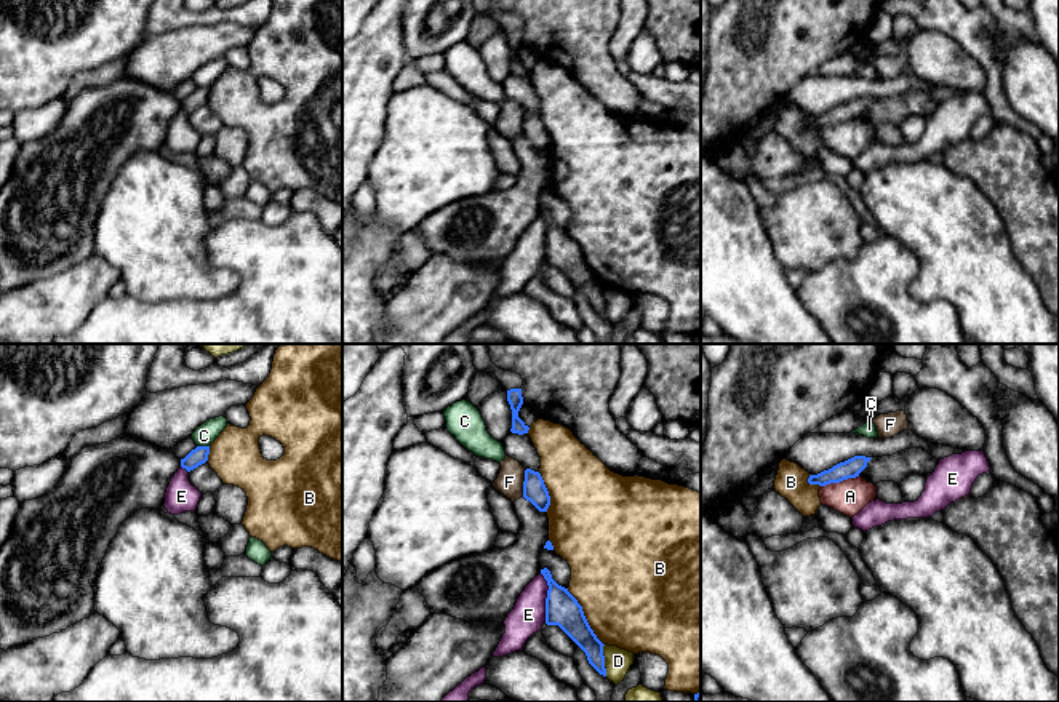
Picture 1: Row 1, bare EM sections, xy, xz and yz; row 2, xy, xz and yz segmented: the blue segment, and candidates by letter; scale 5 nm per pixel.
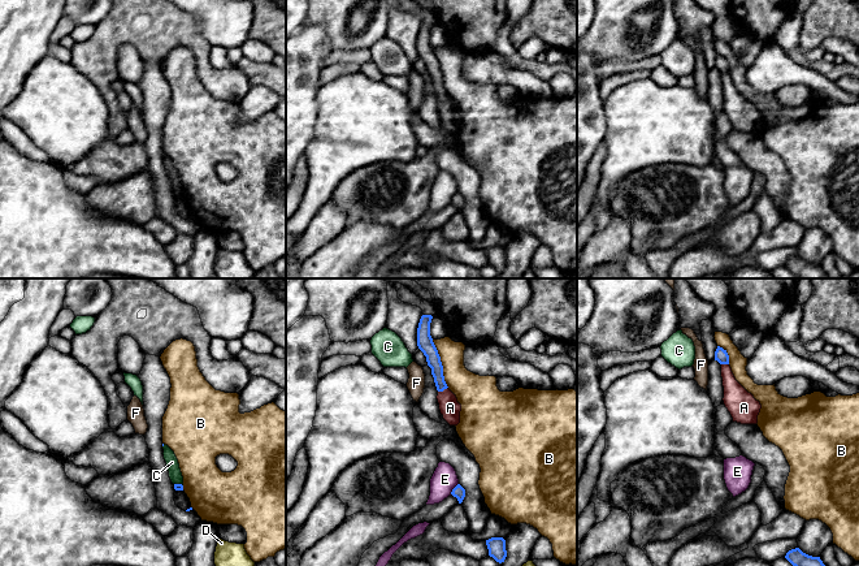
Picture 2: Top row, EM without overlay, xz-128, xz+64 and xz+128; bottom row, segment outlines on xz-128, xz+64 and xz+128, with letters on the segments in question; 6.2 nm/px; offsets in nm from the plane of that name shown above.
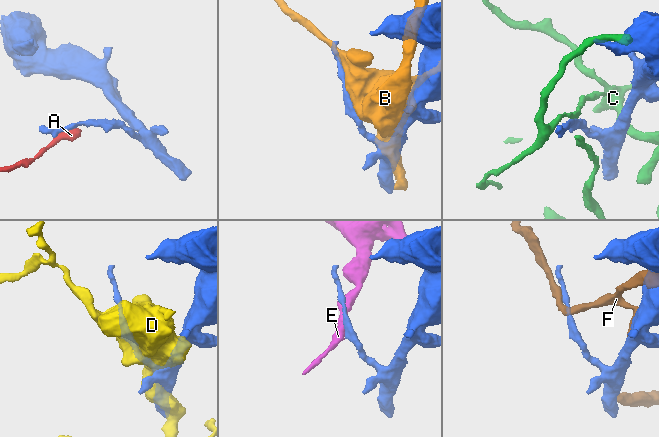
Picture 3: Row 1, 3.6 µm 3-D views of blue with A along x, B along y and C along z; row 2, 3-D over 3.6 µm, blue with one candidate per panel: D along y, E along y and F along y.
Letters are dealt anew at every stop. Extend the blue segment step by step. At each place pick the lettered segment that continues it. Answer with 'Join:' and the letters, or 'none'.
Join: none

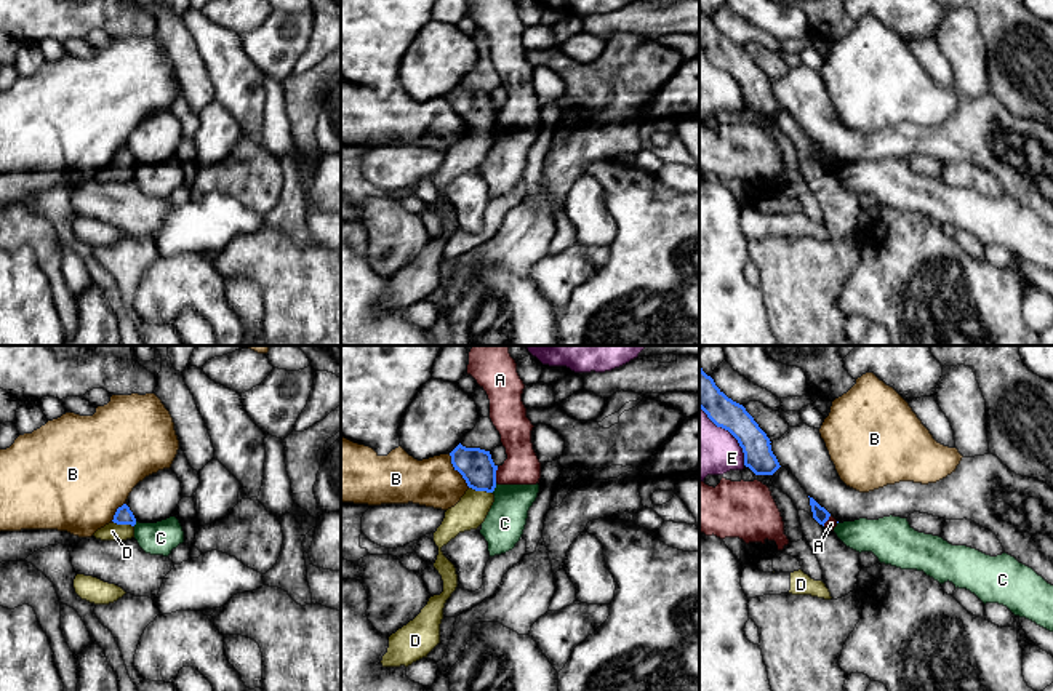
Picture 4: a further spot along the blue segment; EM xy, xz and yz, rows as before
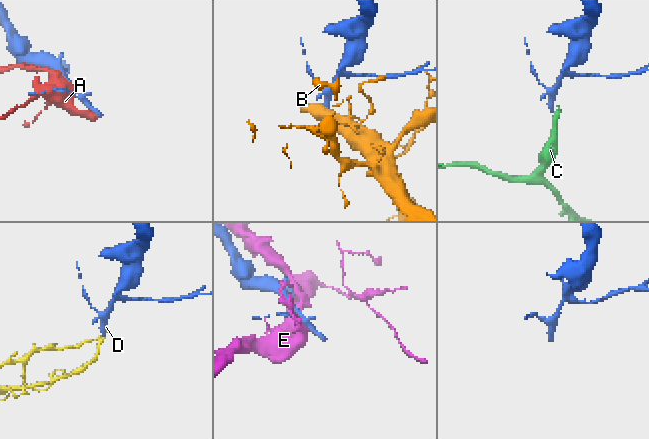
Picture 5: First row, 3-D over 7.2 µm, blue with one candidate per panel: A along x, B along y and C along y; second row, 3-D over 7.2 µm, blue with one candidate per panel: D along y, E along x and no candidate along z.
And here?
Join: D

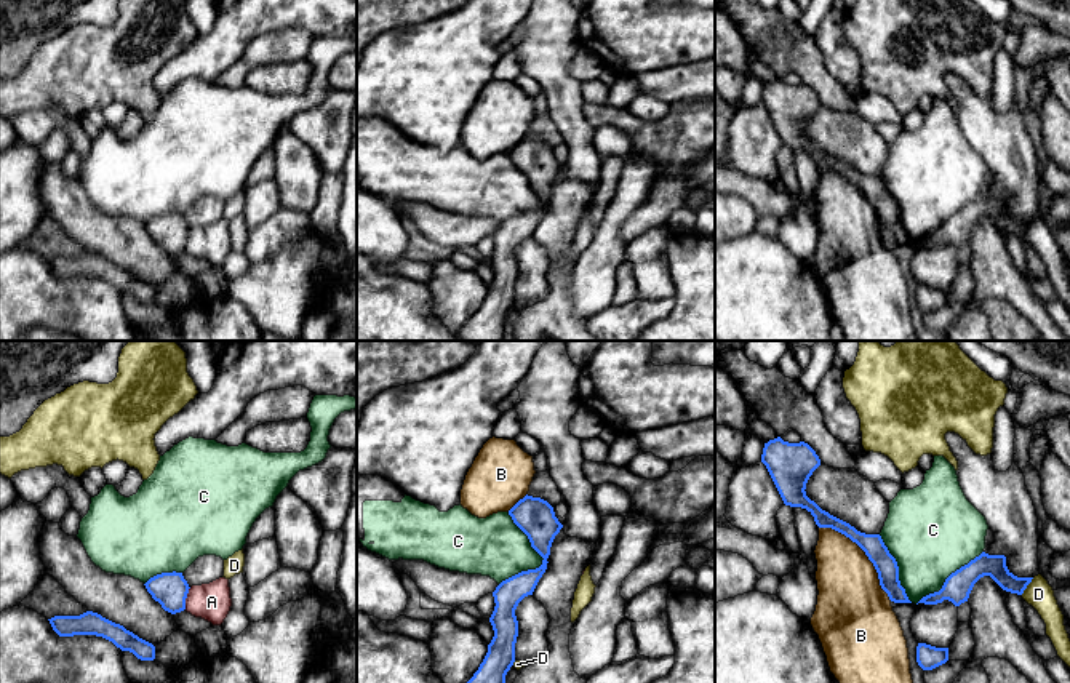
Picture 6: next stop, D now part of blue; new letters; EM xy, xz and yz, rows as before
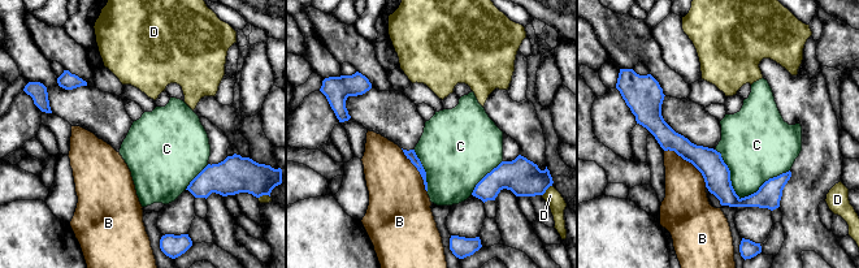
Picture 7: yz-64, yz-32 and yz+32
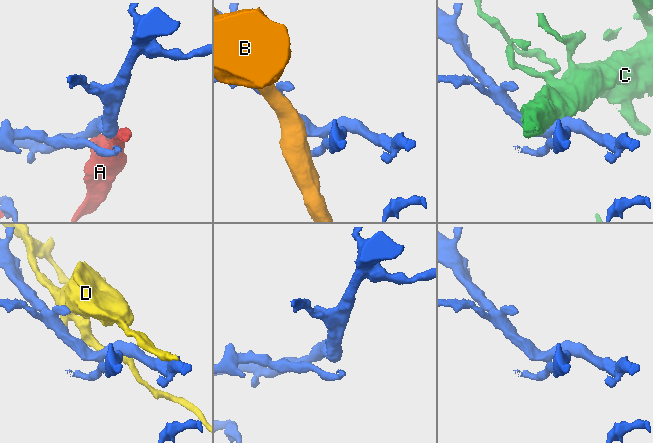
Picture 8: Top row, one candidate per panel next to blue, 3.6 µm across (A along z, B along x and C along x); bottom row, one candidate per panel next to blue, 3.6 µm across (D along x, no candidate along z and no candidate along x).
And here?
Join: none

